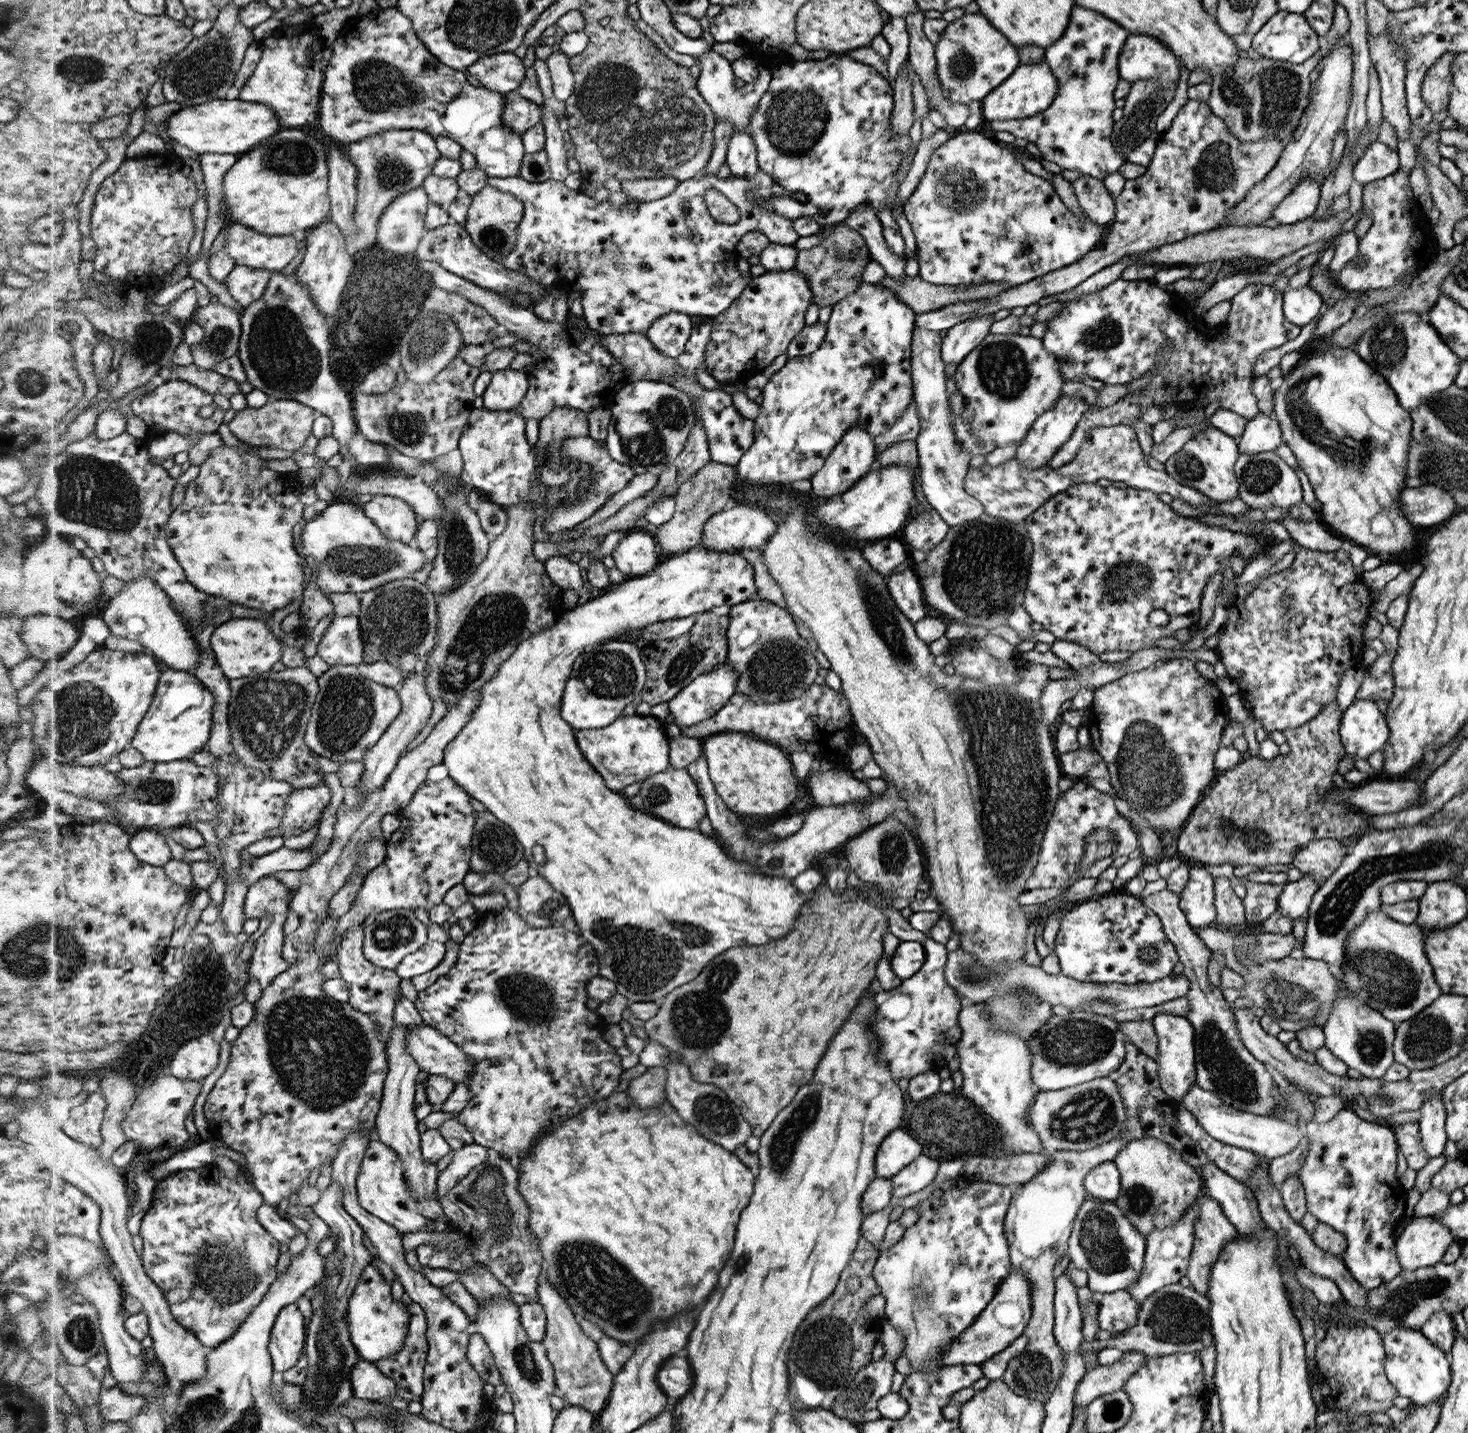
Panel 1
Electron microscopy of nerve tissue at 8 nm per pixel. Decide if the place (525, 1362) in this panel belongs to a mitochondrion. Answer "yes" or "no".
yes

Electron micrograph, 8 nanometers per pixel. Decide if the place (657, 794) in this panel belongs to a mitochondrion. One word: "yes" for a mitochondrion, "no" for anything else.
yes

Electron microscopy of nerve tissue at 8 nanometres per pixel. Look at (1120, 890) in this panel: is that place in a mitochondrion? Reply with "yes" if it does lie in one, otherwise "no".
no

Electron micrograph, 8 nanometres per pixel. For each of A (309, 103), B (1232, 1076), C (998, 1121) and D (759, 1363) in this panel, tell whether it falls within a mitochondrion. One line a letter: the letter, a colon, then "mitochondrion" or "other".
A: other
B: mitochondrion
C: other
D: other

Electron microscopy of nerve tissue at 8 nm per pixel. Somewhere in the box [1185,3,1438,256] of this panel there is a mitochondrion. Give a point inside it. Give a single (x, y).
(1272, 92)

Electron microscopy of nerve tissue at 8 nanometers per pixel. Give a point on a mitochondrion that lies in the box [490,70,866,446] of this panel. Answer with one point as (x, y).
(795, 119)

